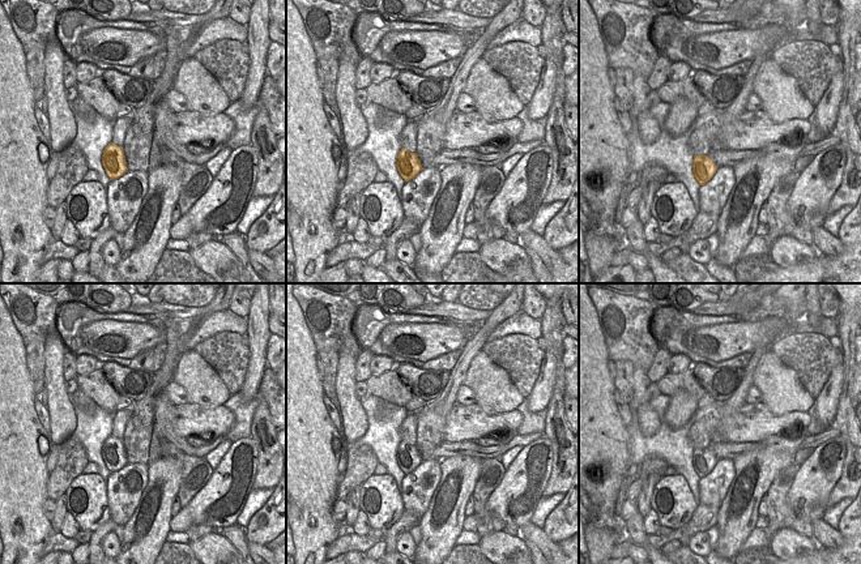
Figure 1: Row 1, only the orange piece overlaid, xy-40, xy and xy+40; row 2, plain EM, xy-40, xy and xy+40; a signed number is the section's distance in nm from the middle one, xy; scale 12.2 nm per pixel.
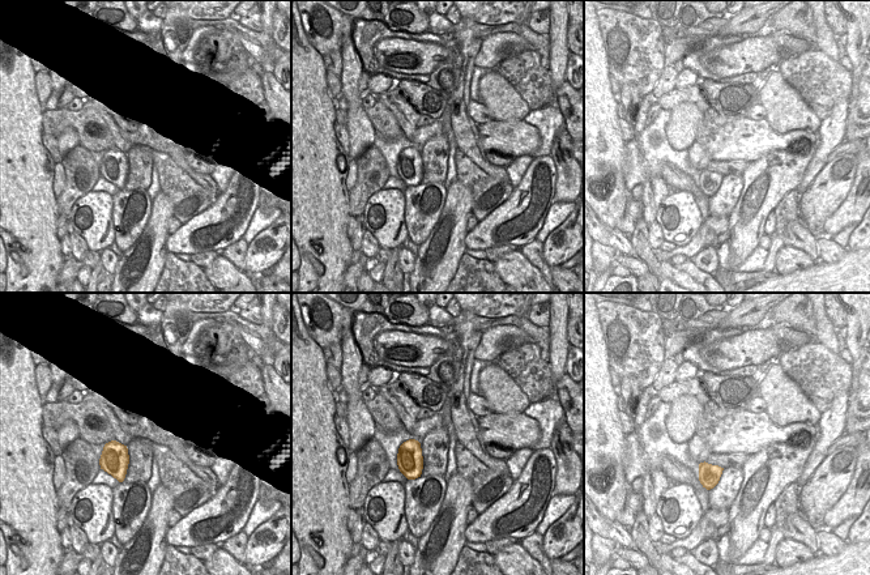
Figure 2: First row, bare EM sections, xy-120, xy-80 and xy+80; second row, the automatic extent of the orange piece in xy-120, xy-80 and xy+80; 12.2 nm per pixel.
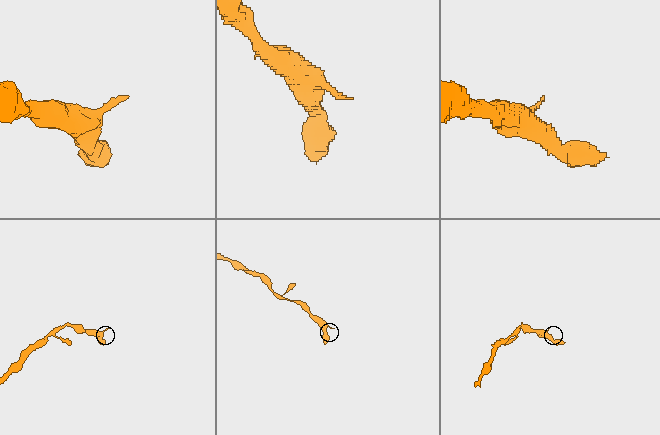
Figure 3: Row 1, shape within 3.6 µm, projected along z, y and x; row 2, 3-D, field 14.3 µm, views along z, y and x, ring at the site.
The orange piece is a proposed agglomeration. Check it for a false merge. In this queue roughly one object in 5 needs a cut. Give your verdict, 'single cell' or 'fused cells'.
single cell

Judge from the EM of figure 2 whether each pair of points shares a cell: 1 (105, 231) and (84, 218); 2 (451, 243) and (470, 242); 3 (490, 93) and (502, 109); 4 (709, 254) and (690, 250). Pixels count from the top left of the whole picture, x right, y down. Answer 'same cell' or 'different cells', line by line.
1: same cell
2: different cells
3: same cell
4: different cells

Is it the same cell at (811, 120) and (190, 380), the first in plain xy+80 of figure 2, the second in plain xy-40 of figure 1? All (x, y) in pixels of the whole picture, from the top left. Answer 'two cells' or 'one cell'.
one cell

